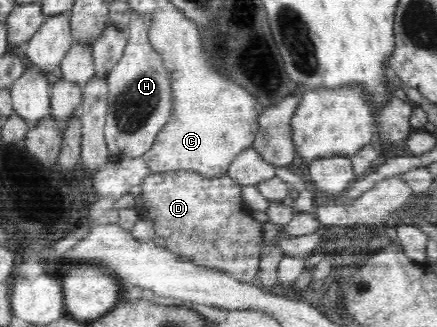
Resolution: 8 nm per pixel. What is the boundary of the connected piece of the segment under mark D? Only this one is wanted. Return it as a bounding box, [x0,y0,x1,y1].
[136,171,262,283]

